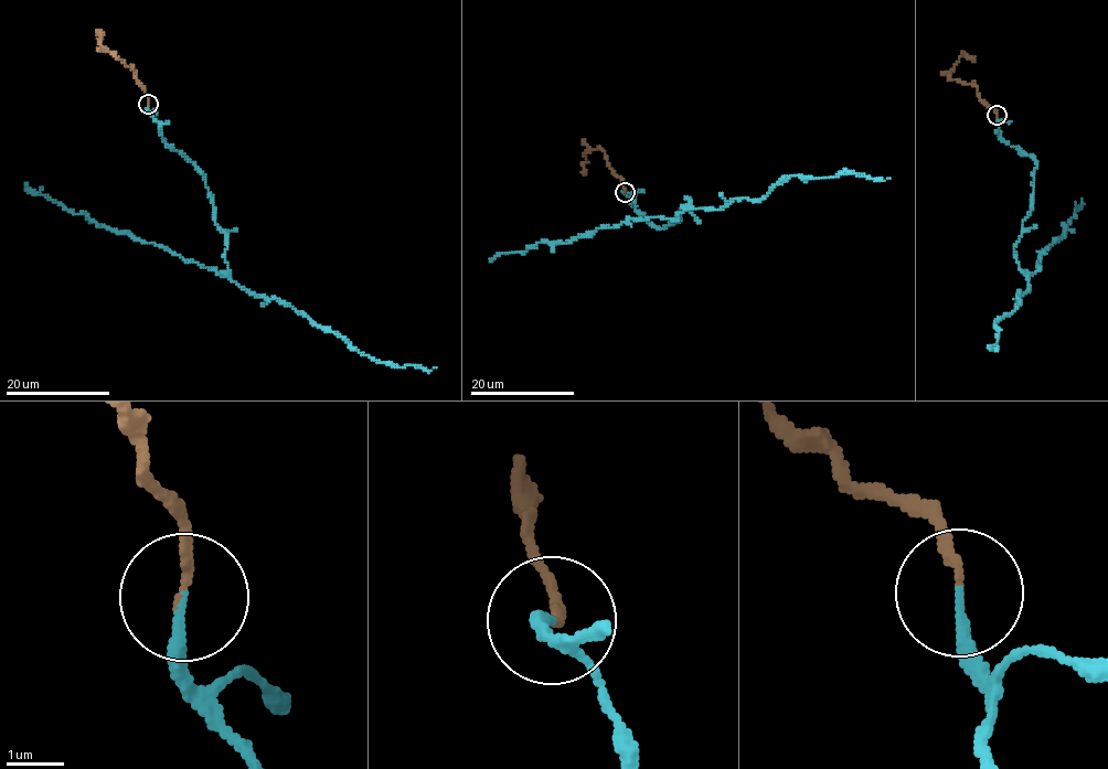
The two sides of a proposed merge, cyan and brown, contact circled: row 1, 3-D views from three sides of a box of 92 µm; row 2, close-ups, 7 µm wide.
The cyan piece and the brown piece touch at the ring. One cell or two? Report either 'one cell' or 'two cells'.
one cell

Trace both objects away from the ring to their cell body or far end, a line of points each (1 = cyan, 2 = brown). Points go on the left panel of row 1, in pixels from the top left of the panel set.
1: (147, 104), (163, 139), (203, 173), (233, 281), (280, 299), (381, 363), (436, 367)
2: (147, 104), (136, 73), (102, 44), (99, 33), (100, 41)

